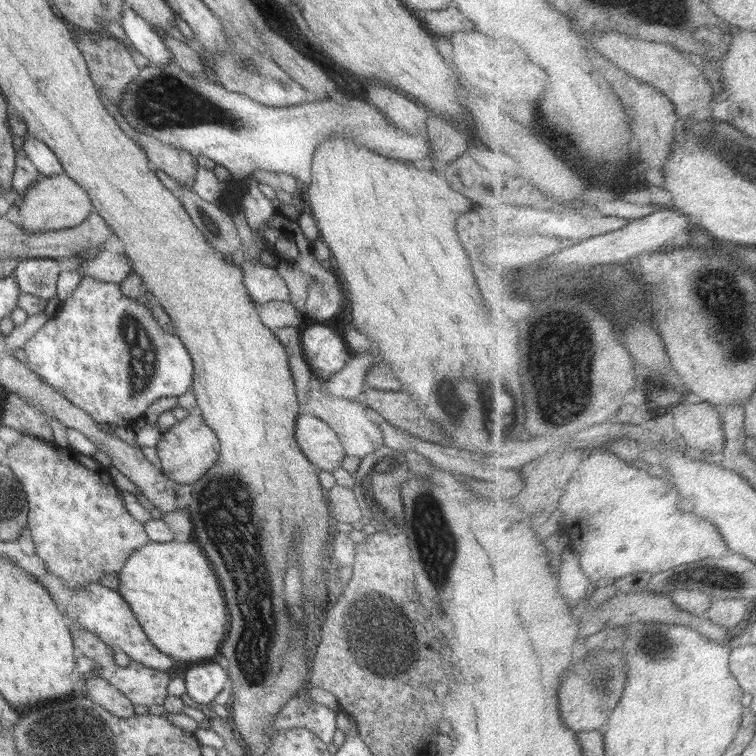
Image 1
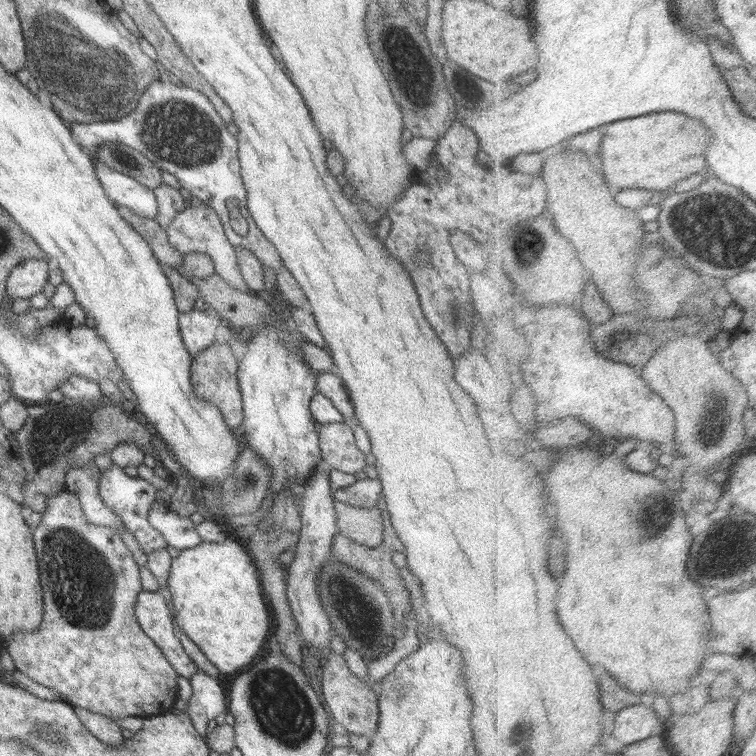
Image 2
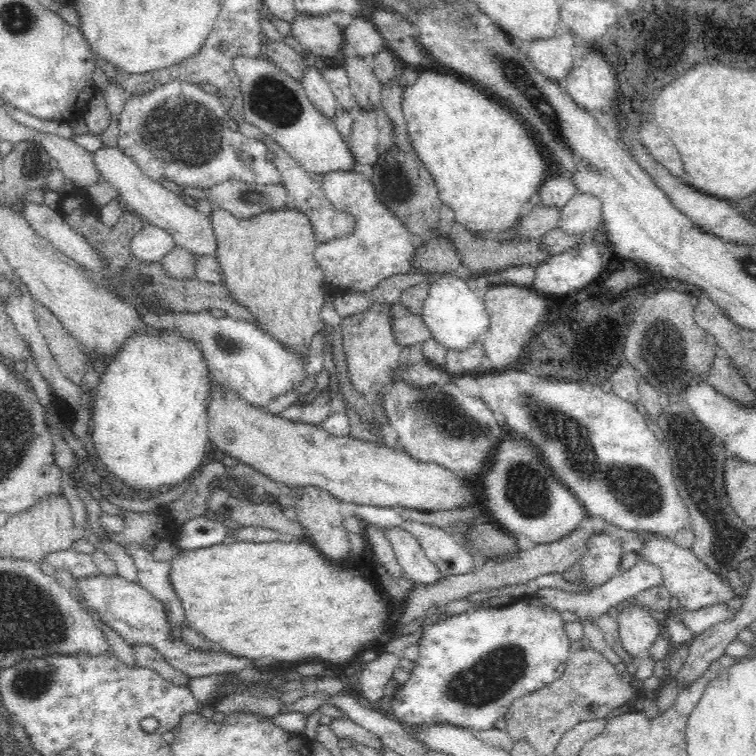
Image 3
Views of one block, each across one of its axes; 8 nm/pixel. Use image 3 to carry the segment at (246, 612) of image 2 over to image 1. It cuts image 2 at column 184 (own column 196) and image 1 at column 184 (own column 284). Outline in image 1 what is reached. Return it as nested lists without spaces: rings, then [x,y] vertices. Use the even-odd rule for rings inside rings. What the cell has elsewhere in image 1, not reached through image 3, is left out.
[[[176,540],[167,543],[150,541],[148,544],[137,548],[128,557],[128,560],[123,564],[122,570],[119,572],[119,585],[117,588],[119,595],[130,604],[129,607],[131,610],[134,610],[134,614],[136,614],[140,626],[142,626],[144,632],[146,632],[146,636],[150,638],[150,643],[152,643],[158,651],[162,652],[162,654],[170,656],[175,662],[176,660],[181,662],[195,662],[196,660],[206,660],[206,658],[214,661],[215,657],[220,655],[220,642],[224,640],[226,630],[228,630],[228,610],[226,610],[226,604],[224,604],[226,600],[224,600],[222,590],[220,590],[220,580],[216,578],[212,564],[206,560],[206,556],[204,556],[204,552],[202,552],[200,548],[199,544],[194,544],[194,542],[190,541],[184,543],[180,543]]]

